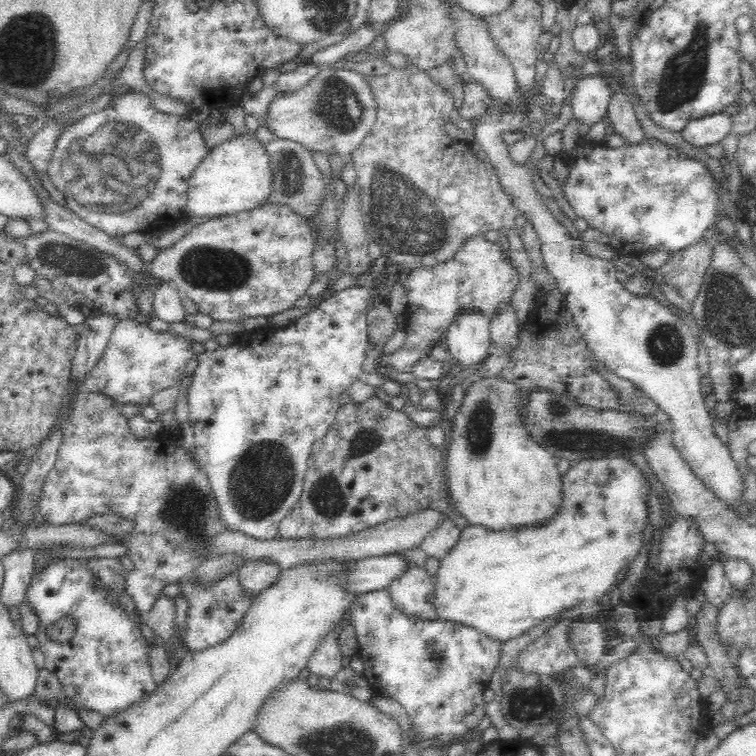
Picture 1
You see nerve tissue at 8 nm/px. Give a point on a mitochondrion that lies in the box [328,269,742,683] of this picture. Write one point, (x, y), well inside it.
(665, 346)

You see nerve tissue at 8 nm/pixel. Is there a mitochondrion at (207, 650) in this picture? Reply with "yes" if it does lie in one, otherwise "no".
no

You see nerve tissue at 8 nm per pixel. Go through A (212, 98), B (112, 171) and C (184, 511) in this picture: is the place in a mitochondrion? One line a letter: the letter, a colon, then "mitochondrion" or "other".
A: other
B: mitochondrion
C: mitochondrion

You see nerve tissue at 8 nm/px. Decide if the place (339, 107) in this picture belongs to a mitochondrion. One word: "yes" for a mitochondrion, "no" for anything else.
yes

